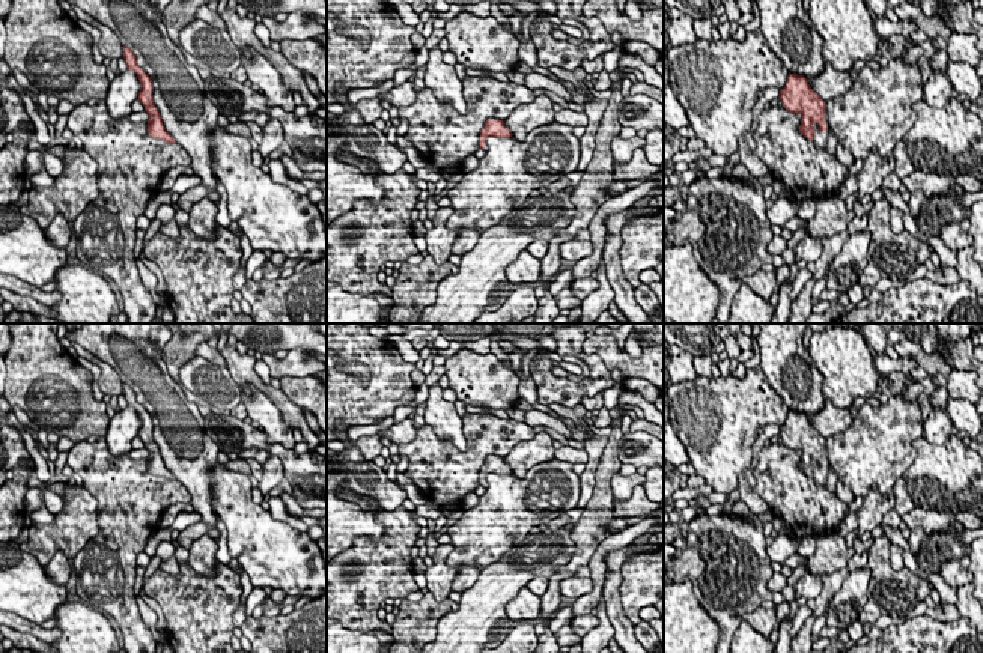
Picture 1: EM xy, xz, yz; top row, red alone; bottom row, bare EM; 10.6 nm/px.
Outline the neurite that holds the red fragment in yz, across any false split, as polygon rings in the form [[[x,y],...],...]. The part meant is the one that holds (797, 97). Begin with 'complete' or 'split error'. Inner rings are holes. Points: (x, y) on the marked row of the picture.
split error; [[[789,72],[780,99],[787,111],[802,116],[799,132],[817,149],[825,149],[828,146],[826,101],[810,87],[808,80]]]

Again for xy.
complete; [[[123,44],[123,59],[128,65],[128,69],[132,69],[140,83],[142,83],[142,90],[138,92],[138,101],[143,104],[145,111],[149,114],[149,120],[148,120],[148,134],[154,138],[158,140],[164,140],[167,143],[175,143],[175,140],[172,138],[172,135],[166,131],[160,111],[154,104],[154,98],[152,98],[152,80],[151,77],[146,74],[146,71],[143,71],[135,60],[135,54],[132,53],[131,48],[128,48]]]

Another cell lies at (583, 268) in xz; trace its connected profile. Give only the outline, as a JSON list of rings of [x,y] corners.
[[[664,164],[659,166],[659,172],[652,175],[650,181],[641,182],[638,187],[629,188],[625,193],[608,197],[596,211],[589,226],[590,241],[593,244],[593,253],[581,260],[577,260],[572,269],[572,281],[584,277],[590,277],[598,269],[602,256],[607,236],[605,218],[611,214],[631,208],[637,200],[647,196],[647,193],[656,188],[656,179],[664,176]]]

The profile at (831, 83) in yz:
[[[825,62],[823,72],[810,78],[808,84],[823,101],[829,101],[846,95],[854,81],[851,72],[837,71],[829,62]]]

